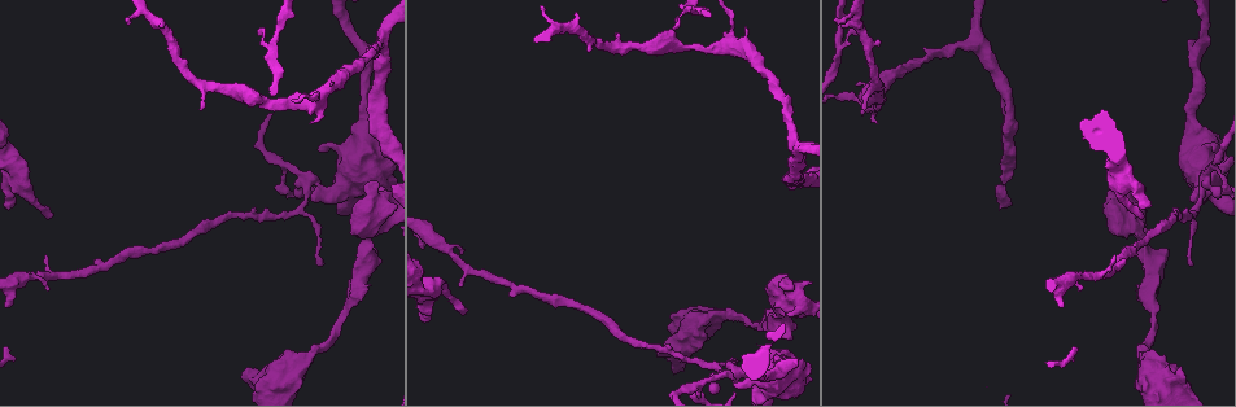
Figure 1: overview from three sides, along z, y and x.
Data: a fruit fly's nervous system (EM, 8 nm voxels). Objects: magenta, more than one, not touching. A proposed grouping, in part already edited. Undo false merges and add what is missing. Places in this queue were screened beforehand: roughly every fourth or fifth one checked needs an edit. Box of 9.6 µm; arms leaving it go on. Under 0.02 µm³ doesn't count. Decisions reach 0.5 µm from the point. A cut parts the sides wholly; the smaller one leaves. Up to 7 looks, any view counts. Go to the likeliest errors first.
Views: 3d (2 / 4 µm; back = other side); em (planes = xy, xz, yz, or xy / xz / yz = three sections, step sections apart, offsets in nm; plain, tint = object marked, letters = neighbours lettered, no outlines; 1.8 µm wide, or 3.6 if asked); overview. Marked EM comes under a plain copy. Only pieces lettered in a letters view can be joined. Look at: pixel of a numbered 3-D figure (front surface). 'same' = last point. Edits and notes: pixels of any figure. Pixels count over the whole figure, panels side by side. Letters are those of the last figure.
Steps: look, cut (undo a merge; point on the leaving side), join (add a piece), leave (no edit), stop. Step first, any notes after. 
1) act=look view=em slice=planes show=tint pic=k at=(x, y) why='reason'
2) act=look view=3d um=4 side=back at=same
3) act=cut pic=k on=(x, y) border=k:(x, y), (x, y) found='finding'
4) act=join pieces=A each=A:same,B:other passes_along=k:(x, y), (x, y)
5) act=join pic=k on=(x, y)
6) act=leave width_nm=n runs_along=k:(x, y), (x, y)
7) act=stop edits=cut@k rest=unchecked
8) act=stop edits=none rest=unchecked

act=look view=em slice=planes show=letters pic=1 at=(1142, 218) why='an open end'

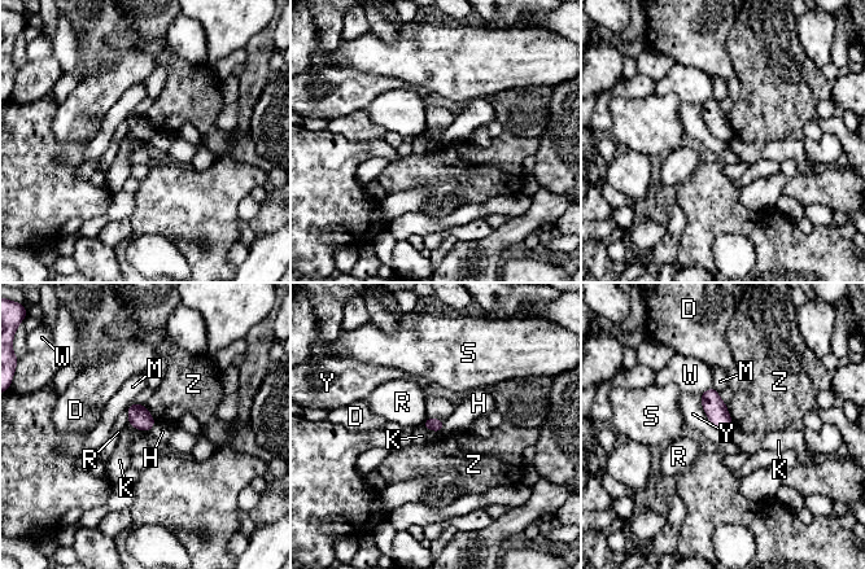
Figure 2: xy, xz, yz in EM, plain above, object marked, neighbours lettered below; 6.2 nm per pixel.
act=leave each=D:other,H:other,K:other,M:other,R:other,S:other,W:other,Y:other,Z:other border=2:(422, 425), (440, 433) found='no lettered piece goes on from it'

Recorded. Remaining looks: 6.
act=look view=3d um=4 pic=1 at=(1129, 225) why='arms part here'

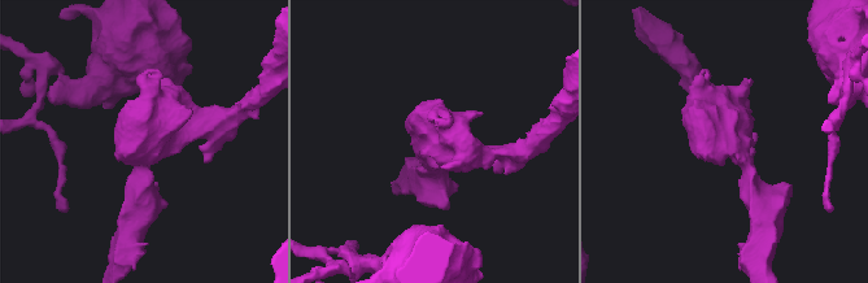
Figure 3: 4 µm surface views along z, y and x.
act=look view=em um=3.6 slice=planes show=letters pic=3 at=(730, 145) why='need the tissue'

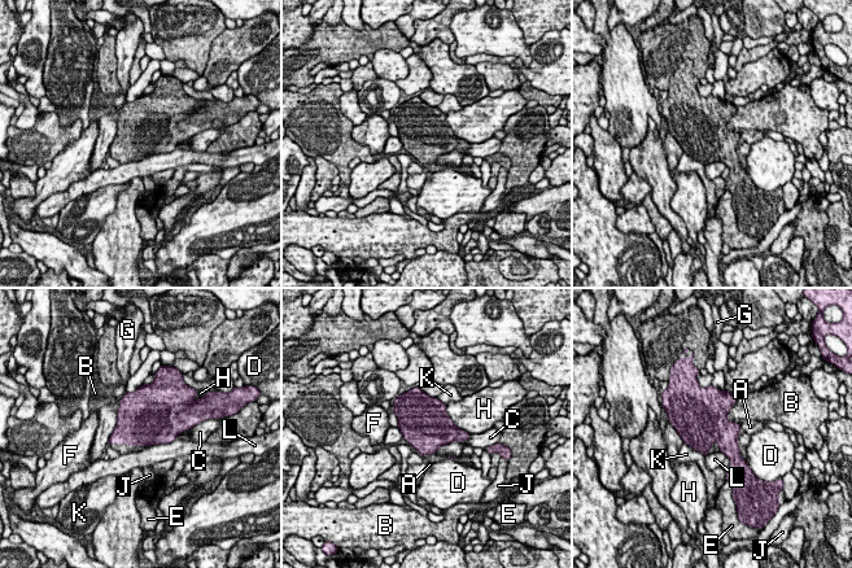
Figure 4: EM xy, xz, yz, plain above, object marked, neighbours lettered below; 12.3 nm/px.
act=leave each=A:other,B:other,C:other,D:other,E:other,F:other,G:other,H:other,J:other,K:other,L:other found='continuous, no second neuron'

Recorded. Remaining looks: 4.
act=look view=3d um=2 pic=1 at=(658, 354) why='an open end'

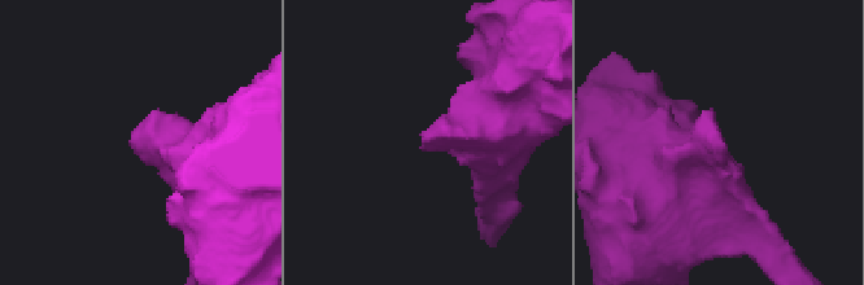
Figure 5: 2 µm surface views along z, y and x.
act=look view=em slice=planes show=tint pic=5 at=(420, 147)

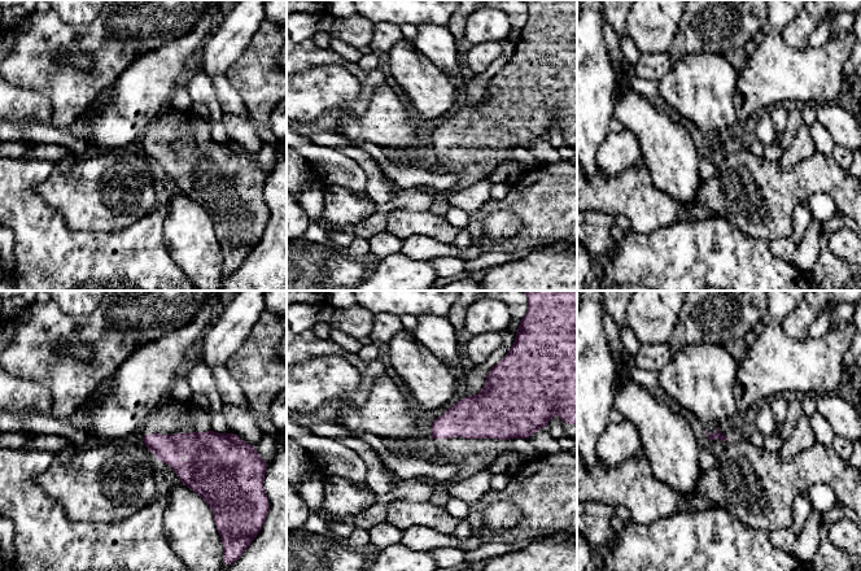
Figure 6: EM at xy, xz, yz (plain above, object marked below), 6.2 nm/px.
act=look view=em slice=planes show=letters at=same why='what lies round it'

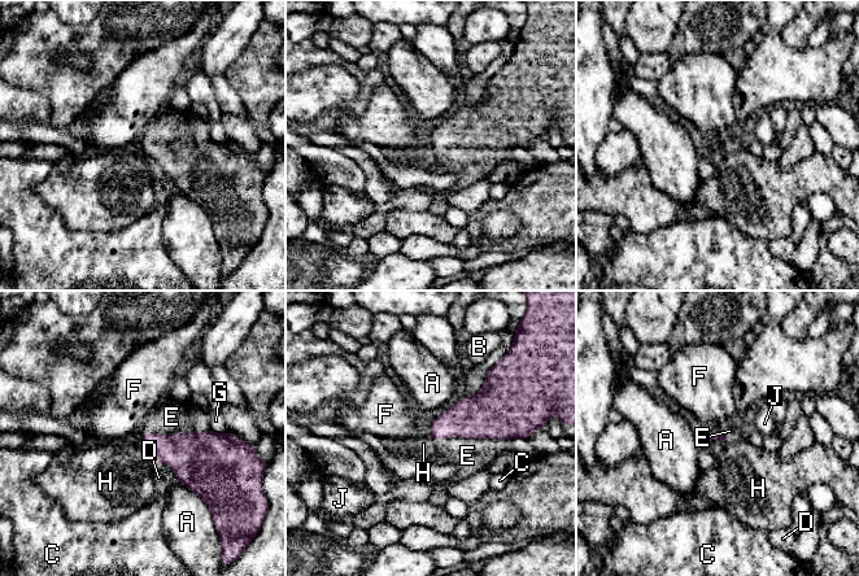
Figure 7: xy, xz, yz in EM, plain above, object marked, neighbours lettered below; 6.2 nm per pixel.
act=join pieces=E each=A:other,B:other,C:other,D:other,E:same,F:other,G:other,H:other,J:other passes_along=7:(497, 411), (466, 437), (467, 456) found='the neuron continues'

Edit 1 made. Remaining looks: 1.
act=stop edits=join@7 rest=unchecked

